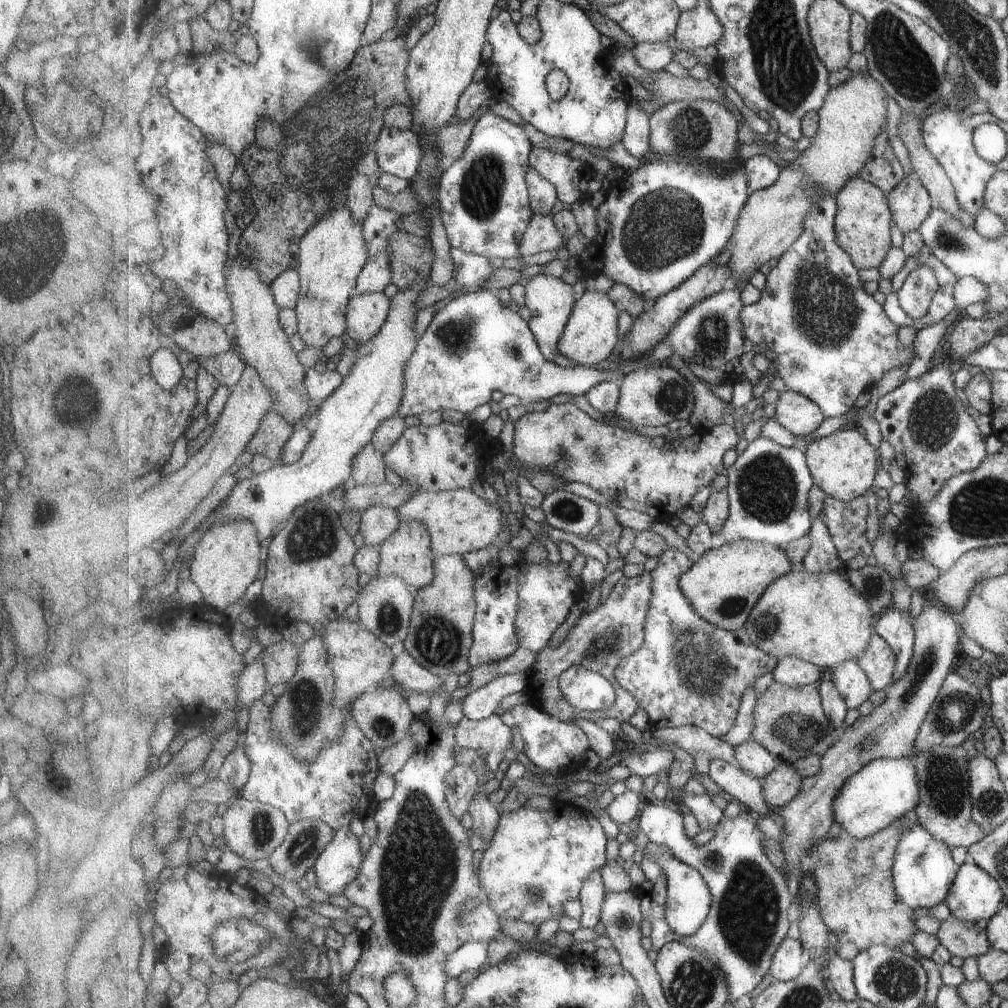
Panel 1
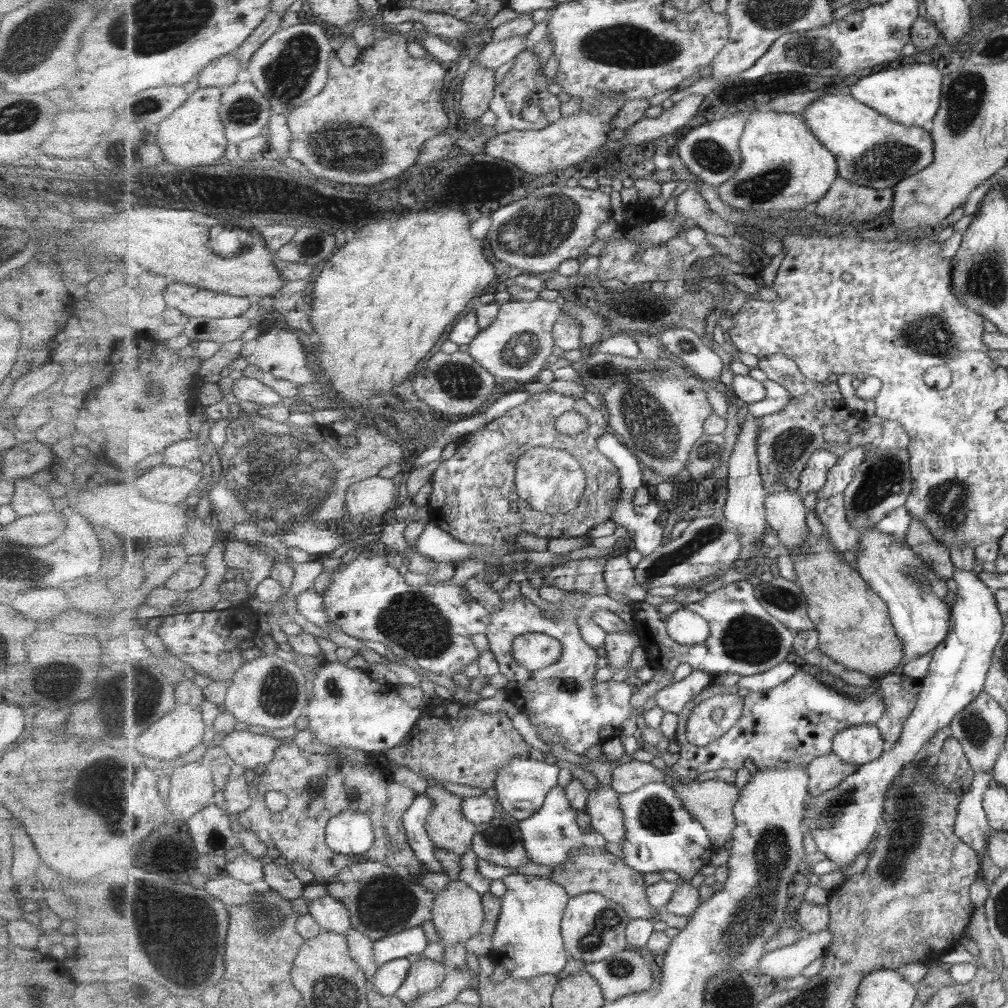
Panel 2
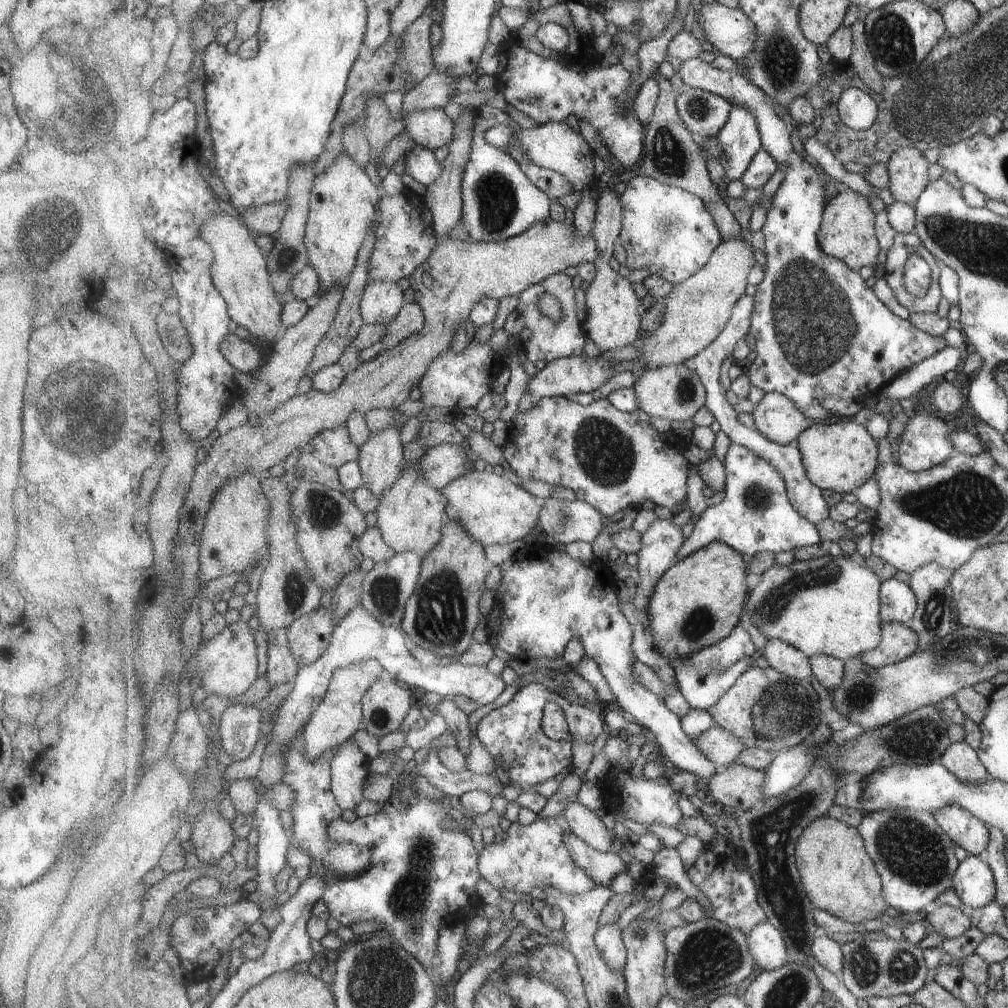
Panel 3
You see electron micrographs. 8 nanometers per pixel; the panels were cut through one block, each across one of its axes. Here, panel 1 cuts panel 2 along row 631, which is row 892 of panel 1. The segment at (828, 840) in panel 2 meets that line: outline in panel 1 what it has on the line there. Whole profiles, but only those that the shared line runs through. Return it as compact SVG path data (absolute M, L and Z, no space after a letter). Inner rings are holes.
M963 863L945 904L965 922L990 921L1003 904L1000 882L977 864Z

